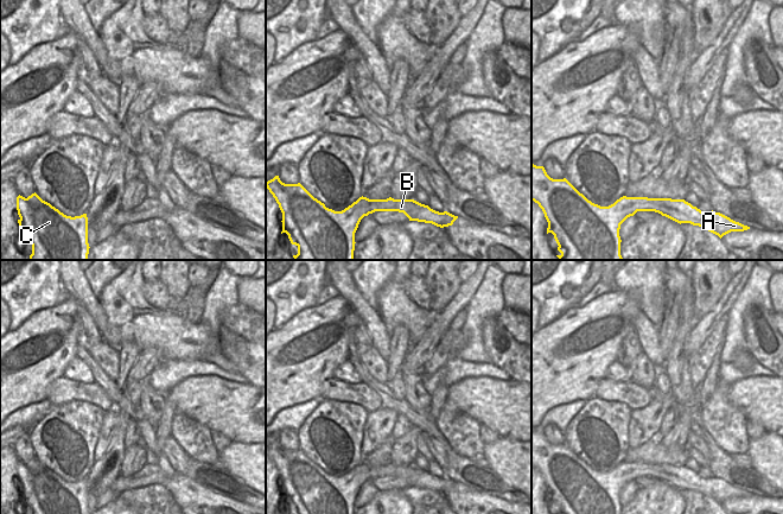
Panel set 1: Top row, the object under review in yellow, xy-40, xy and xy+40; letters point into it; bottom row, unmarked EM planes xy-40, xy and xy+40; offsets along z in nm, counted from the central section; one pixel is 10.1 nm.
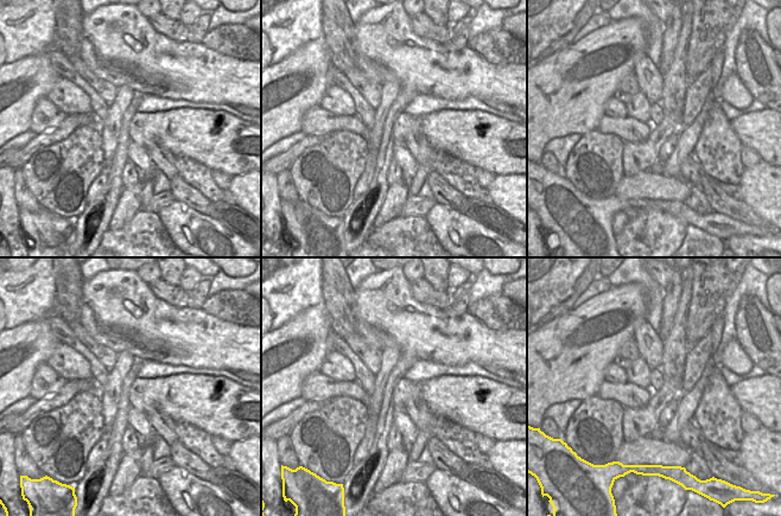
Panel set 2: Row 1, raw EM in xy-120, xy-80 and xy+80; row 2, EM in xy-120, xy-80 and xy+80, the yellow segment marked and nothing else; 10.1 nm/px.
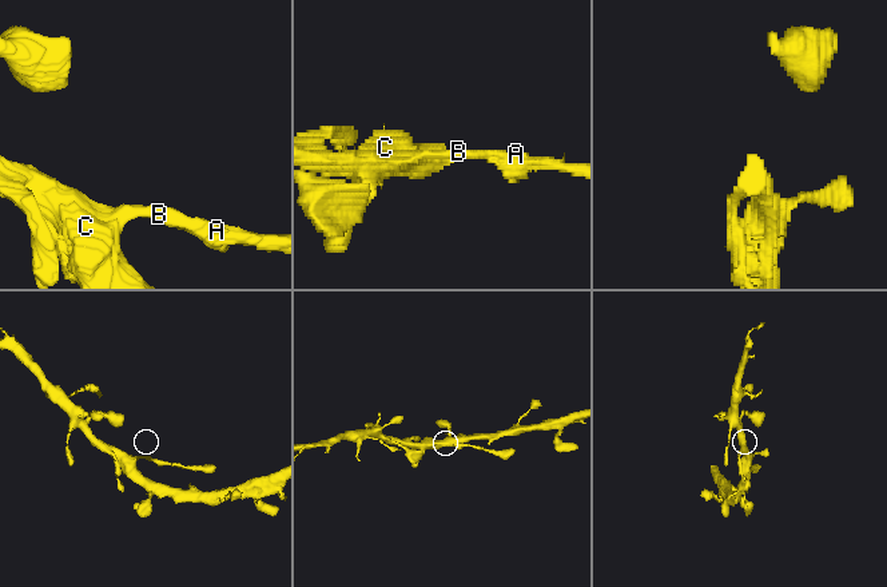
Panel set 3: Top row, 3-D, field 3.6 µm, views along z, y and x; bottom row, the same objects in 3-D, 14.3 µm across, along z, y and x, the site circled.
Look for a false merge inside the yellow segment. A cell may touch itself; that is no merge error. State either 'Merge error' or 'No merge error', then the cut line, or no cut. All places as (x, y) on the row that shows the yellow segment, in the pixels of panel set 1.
Merge error. Split along xy (363, 197), (371, 213)

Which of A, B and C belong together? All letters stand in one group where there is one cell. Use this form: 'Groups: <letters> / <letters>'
Groups: A B / C

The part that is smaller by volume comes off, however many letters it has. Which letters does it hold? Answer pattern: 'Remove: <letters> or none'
Remove: A, B

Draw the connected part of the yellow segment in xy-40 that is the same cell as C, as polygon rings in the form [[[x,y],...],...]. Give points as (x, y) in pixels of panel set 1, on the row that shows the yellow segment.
[[[36,192],[27,198],[17,197],[19,228],[26,245],[32,246],[30,260],[88,260],[88,217],[66,216],[50,203],[43,201]]]

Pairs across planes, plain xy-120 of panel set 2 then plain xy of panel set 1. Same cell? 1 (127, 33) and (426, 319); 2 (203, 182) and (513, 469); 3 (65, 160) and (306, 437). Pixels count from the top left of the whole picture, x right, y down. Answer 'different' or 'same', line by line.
1: same
2: different
3: same

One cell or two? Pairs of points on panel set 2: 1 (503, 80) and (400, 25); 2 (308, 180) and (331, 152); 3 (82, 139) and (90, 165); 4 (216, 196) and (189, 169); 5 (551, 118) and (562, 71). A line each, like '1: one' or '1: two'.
1: one
2: one
3: one
4: one
5: one

